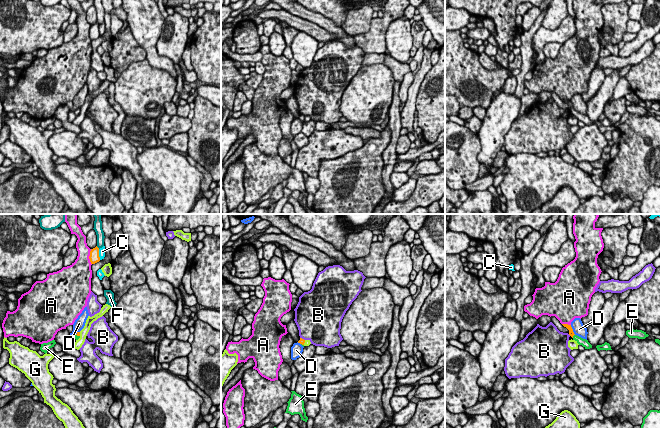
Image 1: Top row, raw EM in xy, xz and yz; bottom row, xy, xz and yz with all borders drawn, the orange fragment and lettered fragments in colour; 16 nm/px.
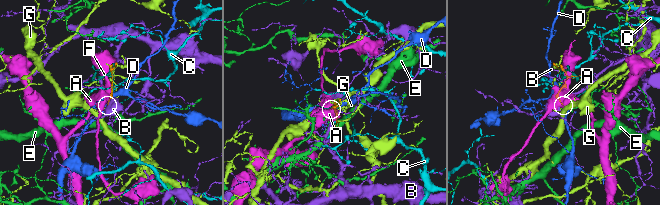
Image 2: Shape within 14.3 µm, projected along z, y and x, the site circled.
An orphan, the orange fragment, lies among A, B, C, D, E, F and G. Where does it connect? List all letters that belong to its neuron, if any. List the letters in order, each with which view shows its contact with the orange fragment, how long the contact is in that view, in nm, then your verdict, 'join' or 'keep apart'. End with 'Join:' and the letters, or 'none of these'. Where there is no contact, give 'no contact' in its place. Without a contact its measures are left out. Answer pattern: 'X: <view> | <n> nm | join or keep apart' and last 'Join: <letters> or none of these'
A: xy | 260 nm | keep apart
B: xz | 100 nm | keep apart
C: xy | 180 nm | keep apart
D: yz | 180 nm | keep apart
E: yz | 70 nm | join
F: xy | 70 nm | keep apart
G: xz | 90 nm | keep apart
Join: E

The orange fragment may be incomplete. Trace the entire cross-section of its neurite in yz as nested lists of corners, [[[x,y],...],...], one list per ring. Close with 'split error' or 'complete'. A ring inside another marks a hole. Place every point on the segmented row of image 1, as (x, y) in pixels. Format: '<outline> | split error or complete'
[[[562,324],[564,327],[566,327],[569,330],[569,335],[575,340],[579,345],[582,345],[585,349],[592,348],[592,345],[588,342],[588,340],[583,339],[577,335],[574,334],[573,329],[571,325],[568,324]]] | split error

